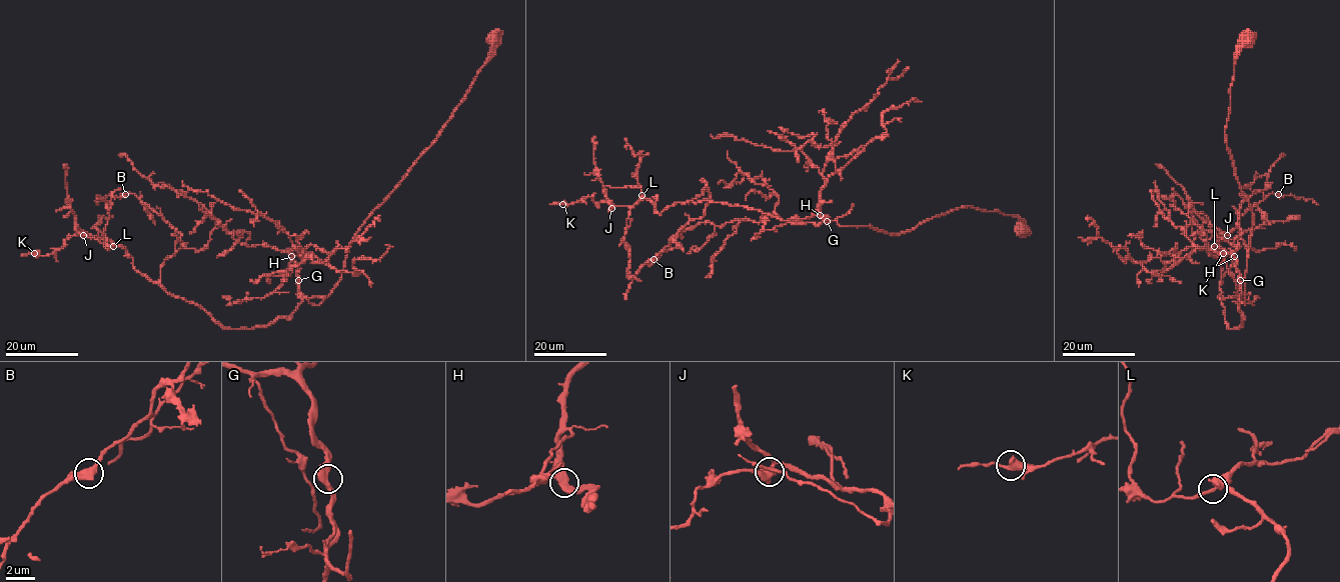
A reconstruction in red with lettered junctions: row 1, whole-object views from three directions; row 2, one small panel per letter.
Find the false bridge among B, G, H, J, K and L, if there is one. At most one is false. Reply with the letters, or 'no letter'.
no letter

